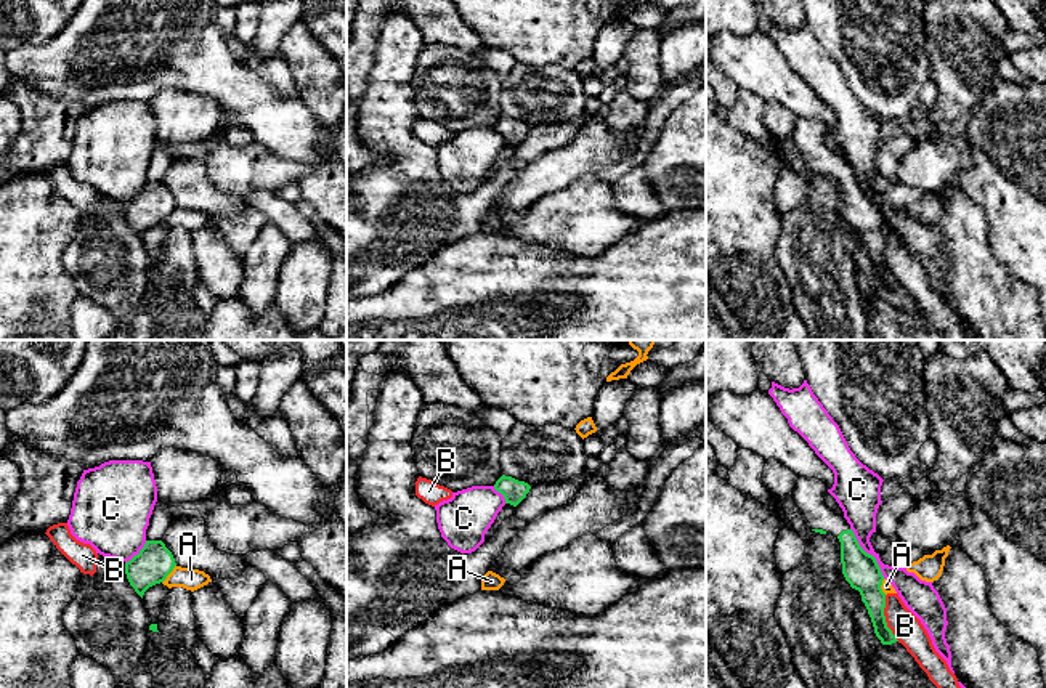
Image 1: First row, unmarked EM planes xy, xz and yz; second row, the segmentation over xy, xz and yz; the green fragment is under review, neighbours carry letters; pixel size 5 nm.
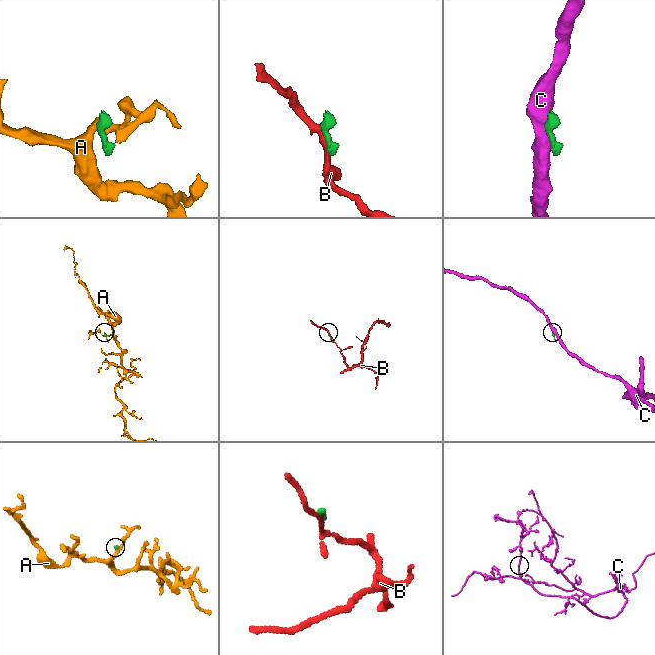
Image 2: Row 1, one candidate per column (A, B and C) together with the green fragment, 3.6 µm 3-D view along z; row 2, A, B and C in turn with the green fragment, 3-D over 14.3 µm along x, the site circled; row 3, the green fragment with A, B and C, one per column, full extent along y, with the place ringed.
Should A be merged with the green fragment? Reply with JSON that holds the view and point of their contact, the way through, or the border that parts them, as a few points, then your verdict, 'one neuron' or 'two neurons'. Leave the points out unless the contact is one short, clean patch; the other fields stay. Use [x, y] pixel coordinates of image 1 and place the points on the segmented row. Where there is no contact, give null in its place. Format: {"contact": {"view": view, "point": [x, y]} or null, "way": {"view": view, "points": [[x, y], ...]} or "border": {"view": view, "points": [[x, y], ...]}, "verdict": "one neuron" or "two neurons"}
{"contact": {"view": "xy", "point": [169, 573]}, "border": {"view": "xy", "points": [[175, 565], [162, 582]]}, "verdict": "two neurons"}

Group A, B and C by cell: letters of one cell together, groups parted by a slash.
A / B / C

